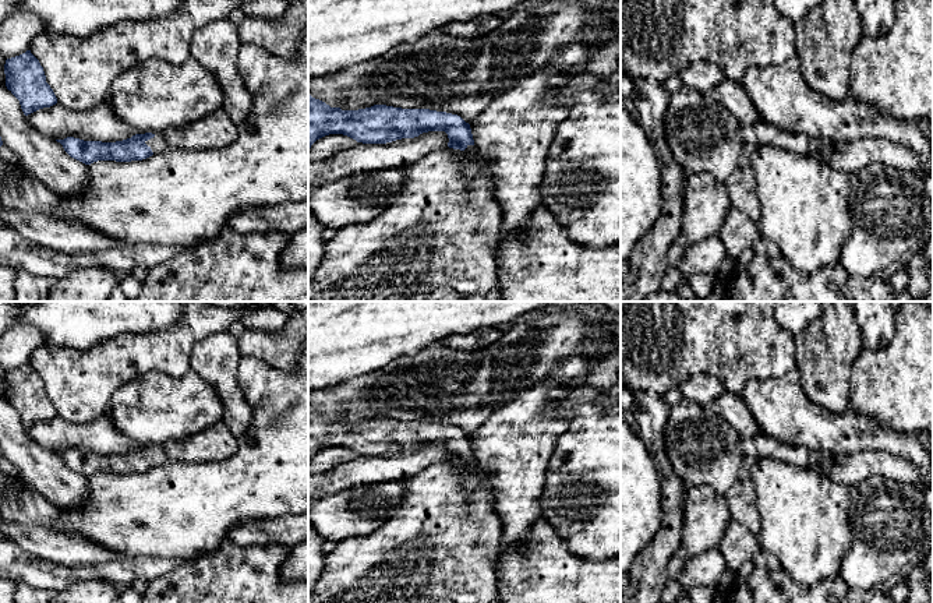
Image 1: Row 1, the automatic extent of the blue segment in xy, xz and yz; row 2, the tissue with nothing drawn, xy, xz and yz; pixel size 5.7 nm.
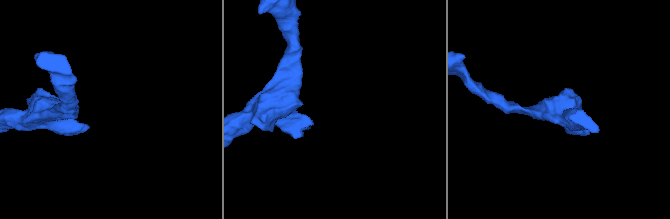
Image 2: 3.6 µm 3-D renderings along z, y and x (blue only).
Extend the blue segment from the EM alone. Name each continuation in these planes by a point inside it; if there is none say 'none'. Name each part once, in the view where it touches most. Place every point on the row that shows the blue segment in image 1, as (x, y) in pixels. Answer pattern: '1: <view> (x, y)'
1: xy (158, 143)

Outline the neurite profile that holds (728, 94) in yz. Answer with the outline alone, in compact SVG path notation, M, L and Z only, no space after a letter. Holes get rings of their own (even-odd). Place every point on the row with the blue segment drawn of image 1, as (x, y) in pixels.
M725 80L713 89L711 99L724 106L742 126L760 120L753 102L743 92L741 84Z

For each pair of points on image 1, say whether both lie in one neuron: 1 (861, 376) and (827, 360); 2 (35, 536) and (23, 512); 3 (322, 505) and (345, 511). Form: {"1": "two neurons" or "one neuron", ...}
{"1": "two neurons", "2": "two neurons", "3": "one neuron"}

